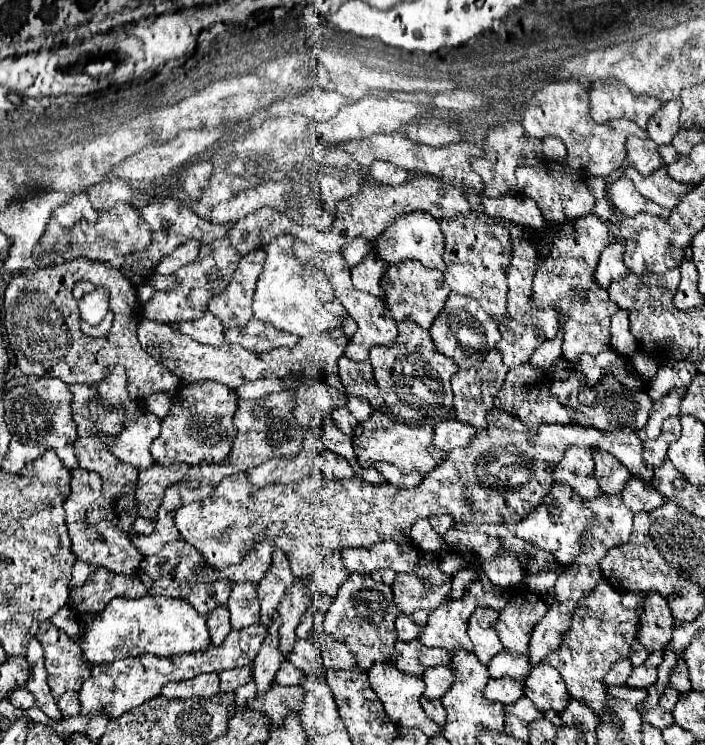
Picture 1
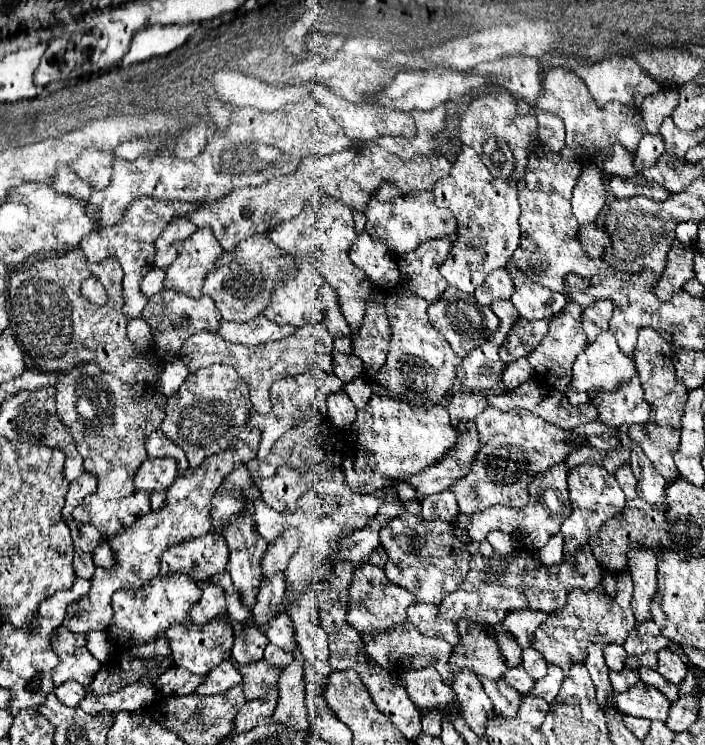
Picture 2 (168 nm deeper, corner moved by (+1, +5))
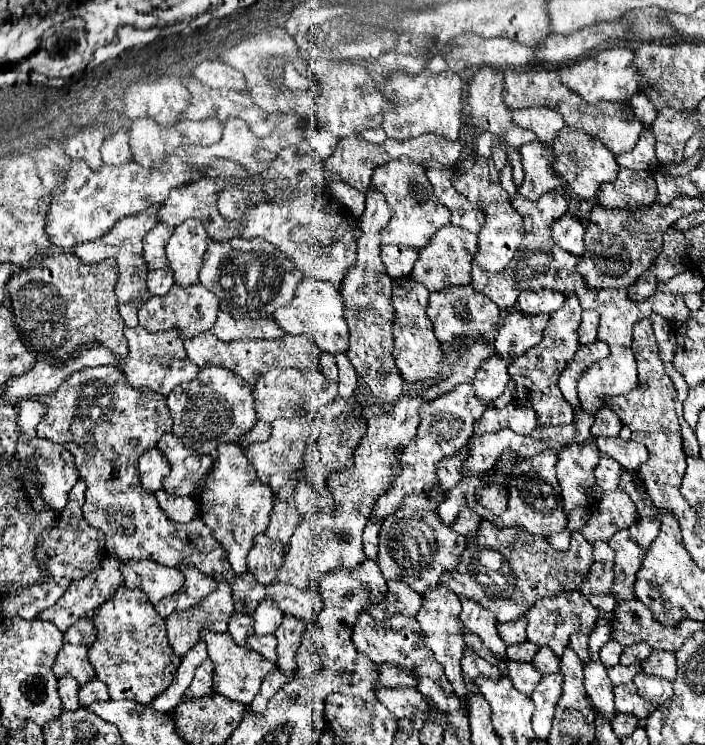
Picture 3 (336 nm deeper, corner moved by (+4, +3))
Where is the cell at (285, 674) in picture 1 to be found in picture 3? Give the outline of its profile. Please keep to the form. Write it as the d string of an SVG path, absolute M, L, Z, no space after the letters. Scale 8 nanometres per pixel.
M251 635L249 637L249 647L255 649L259 655L263 655L267 661L271 661L271 663L277 661L277 651L275 651L277 639L275 639L275 635L263 635L263 637Z

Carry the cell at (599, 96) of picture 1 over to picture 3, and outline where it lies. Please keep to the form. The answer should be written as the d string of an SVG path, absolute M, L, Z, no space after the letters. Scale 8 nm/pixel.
M615 47L607 51L599 51L597 55L589 59L579 59L571 65L565 65L559 69L561 81L577 91L581 99L585 99L589 105L597 105L601 101L631 101L635 93L639 93L641 73L635 67L635 49L633 47Z

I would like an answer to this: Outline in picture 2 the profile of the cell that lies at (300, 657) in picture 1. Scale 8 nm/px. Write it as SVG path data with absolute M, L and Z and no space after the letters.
M278 613L270 623L268 623L268 629L266 629L266 637L270 643L282 647L284 651L292 651L294 645L296 645L296 639L294 639L294 625L292 625L292 619L288 613Z

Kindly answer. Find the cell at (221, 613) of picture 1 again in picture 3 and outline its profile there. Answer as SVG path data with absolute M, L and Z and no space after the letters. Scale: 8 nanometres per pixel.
M181 567L181 571L185 575L185 585L181 587L181 591L177 595L165 599L163 603L155 605L155 609L163 617L171 615L173 611L181 611L201 603L203 597L211 595L217 589L217 583L213 579L205 579L205 575L201 575L201 571L193 571L191 567Z

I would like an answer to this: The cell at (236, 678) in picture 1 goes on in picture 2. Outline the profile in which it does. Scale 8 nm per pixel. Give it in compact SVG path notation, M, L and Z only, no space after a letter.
M222 661L220 665L216 665L214 669L208 671L204 685L200 685L200 689L196 689L196 693L198 695L216 695L238 683L240 683L238 669L230 661Z

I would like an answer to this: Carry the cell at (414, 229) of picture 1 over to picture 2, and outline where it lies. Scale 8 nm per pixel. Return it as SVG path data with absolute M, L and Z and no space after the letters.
M384 183L382 189L378 193L372 193L372 201L368 203L368 209L364 211L368 221L366 221L366 231L374 241L380 241L388 247L390 253L394 255L402 255L408 251L414 251L418 245L422 245L428 239L436 239L436 237L444 237L448 233L454 233L456 229L456 217L452 217L452 213L448 213L448 209L440 209L434 205L432 201L432 191L416 191L416 193L400 193L398 185L392 183Z

